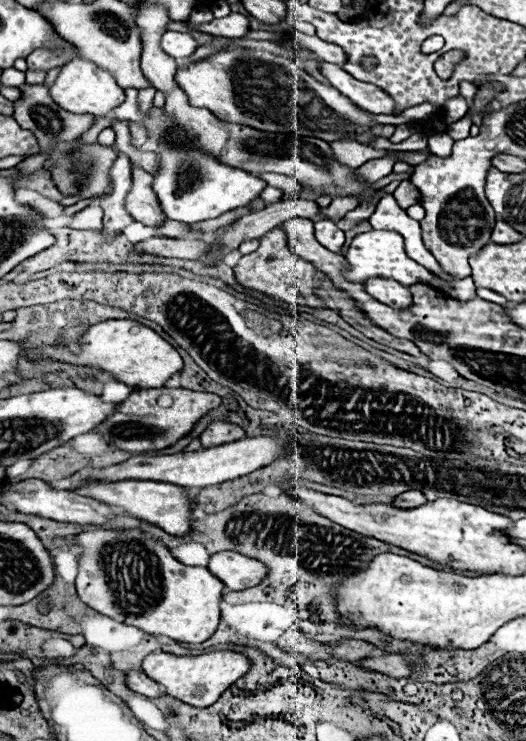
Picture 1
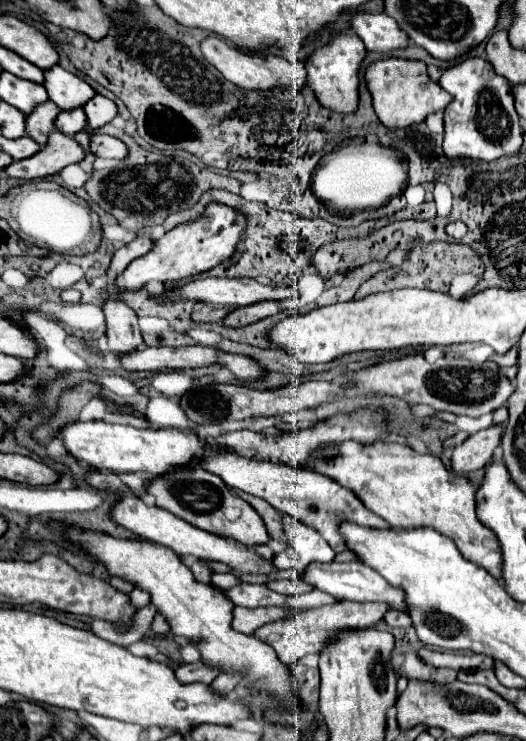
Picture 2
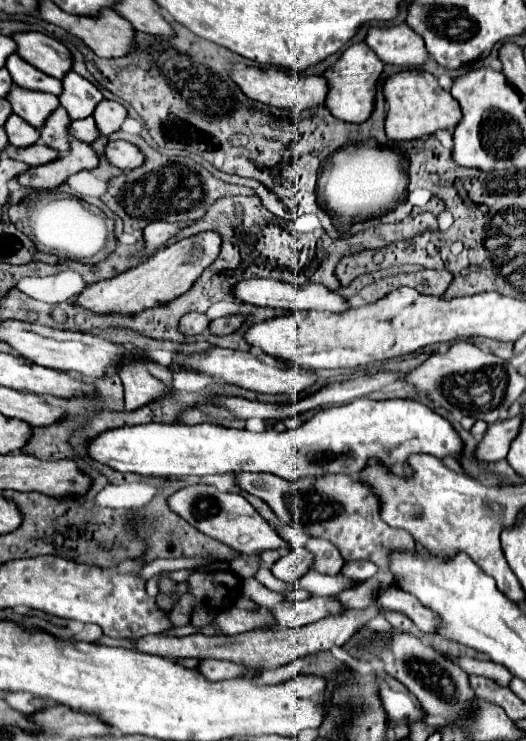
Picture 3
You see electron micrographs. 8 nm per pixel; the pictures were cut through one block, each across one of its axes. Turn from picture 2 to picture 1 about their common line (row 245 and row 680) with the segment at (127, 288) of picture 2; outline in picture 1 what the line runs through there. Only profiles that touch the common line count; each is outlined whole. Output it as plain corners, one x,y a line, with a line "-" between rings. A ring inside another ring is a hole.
214,650
200,656
176,656
170,652
154,652
148,654
142,662
142,670
146,676
150,676
154,682
158,682
162,688
162,694
174,696
176,700
188,702
198,708
206,708
212,702
216,702
228,686
232,686
236,680
248,674
250,670
248,656
234,652
234,650

